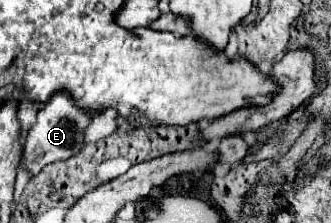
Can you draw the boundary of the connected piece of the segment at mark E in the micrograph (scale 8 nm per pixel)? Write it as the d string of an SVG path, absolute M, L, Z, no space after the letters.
M65 92L55 94L55 98L51 98L51 102L47 102L37 112L37 122L25 138L25 150L21 154L19 166L27 164L27 172L31 176L37 176L43 166L71 158L73 154L77 154L83 148L83 132L89 126L89 122L91 122L91 114L87 114L79 106L75 106L71 96L67 96Z

